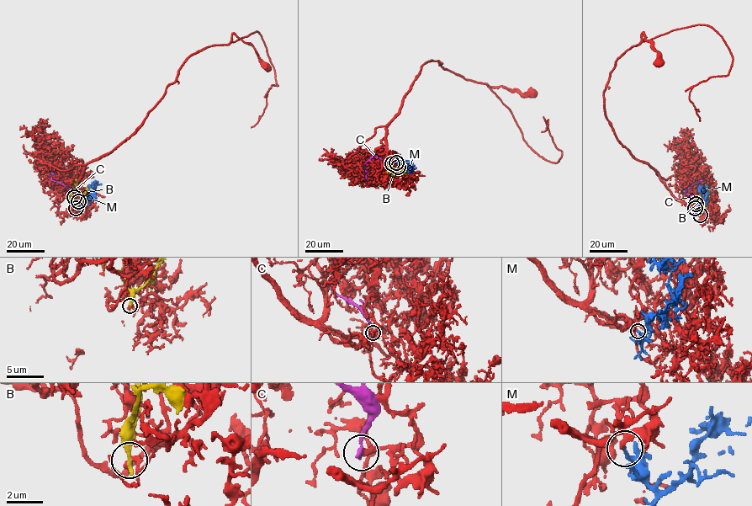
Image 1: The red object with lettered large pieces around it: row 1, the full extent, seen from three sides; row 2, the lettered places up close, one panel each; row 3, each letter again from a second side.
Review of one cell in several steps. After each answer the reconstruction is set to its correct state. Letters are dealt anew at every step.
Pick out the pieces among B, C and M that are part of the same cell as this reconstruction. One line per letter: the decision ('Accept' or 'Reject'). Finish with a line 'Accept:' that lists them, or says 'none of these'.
B: Reject
C: Reject
M: Accept
Accept: M

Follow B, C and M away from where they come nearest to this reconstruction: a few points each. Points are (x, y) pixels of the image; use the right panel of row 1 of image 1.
B: (700, 215), (700, 201), (706, 197), (705, 183)
C: (696, 203), (684, 191), (692, 184), (704, 181)
M: (695, 208), (696, 211), (697, 205), (707, 194), (707, 187), (698, 187)

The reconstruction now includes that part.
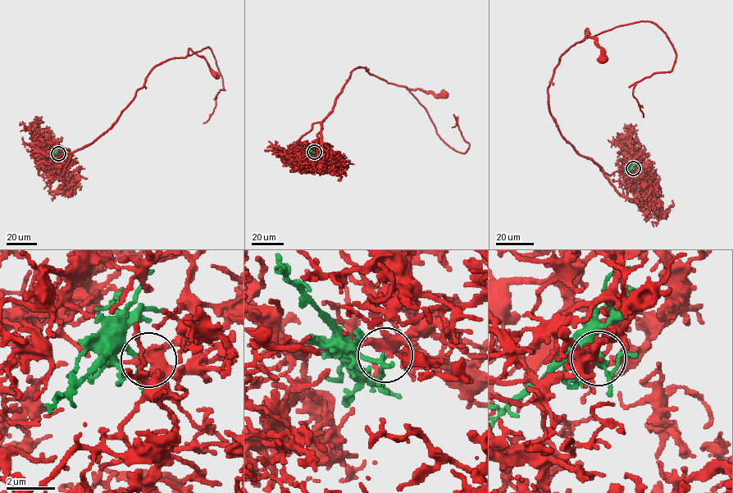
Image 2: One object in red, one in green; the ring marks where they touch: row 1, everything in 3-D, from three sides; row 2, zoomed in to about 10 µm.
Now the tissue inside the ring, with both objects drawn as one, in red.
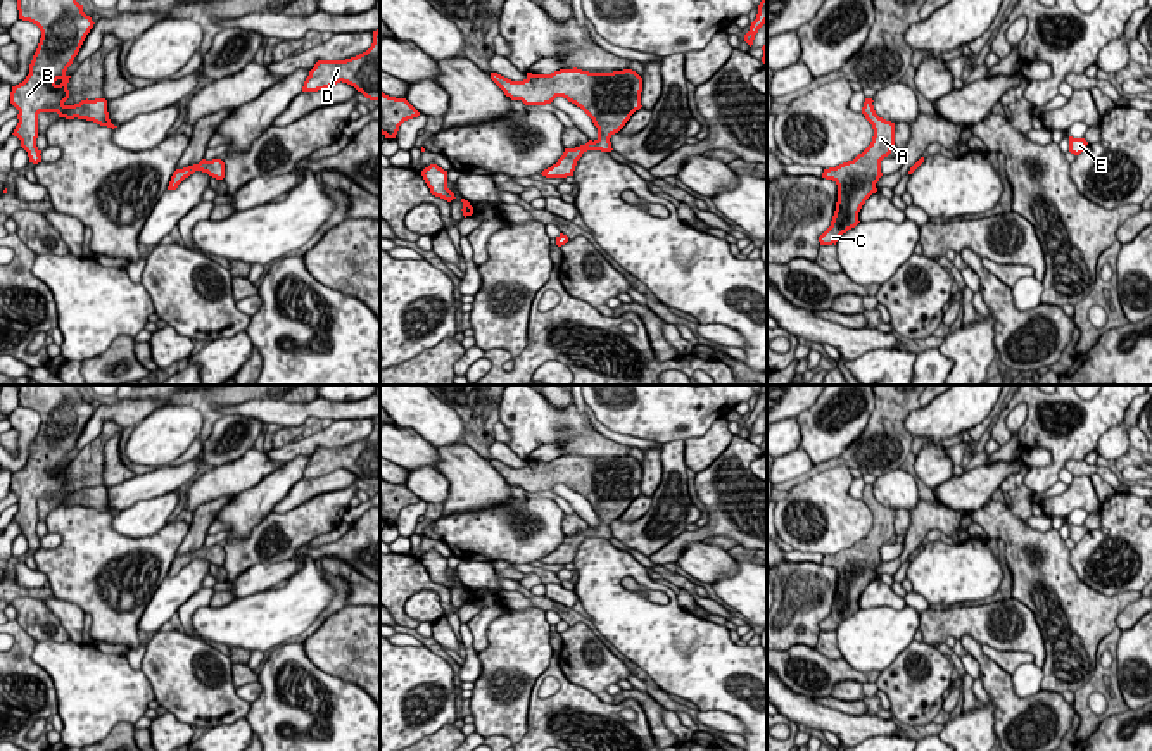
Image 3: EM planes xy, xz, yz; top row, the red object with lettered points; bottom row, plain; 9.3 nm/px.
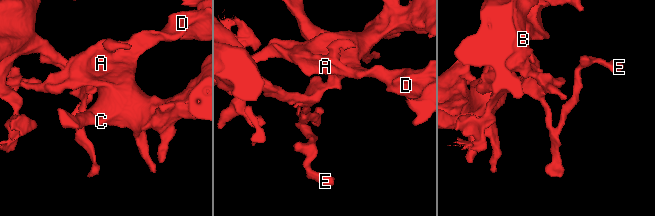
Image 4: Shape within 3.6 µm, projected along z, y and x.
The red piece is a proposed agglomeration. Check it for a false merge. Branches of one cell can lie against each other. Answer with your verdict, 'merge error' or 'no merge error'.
no merge error

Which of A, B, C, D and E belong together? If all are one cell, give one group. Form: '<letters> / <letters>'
A B C D E

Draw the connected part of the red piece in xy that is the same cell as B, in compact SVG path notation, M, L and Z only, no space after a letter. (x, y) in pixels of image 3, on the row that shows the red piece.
M17 0L17 10L19 19L40 28L41 38L29 64L29 74L10 92L10 104L19 110L19 123L12 135L21 140L29 162L38 164L41 162L41 150L36 147L40 112L86 119L112 129L117 126L109 119L105 98L64 104L69 98L71 78L66 71L95 24L83 12L83 5L76 0Z

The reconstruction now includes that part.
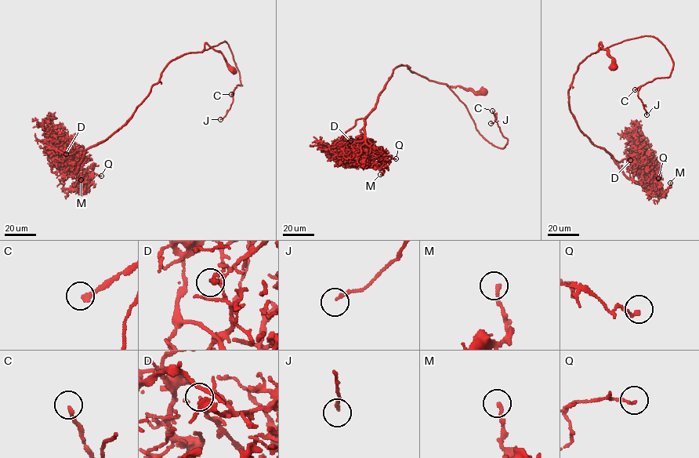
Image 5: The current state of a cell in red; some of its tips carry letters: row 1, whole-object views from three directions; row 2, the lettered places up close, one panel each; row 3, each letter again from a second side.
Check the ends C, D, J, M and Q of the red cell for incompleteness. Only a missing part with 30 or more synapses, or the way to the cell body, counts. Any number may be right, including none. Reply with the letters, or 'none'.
C, J

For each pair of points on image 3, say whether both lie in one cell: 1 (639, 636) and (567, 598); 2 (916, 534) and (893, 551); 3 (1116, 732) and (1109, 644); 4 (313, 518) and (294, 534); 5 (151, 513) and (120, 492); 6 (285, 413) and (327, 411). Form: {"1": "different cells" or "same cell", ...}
{"1": "different cells", "2": "different cells", "3": "different cells", "4": "same cell", "5": "different cells", "6": "same cell"}

